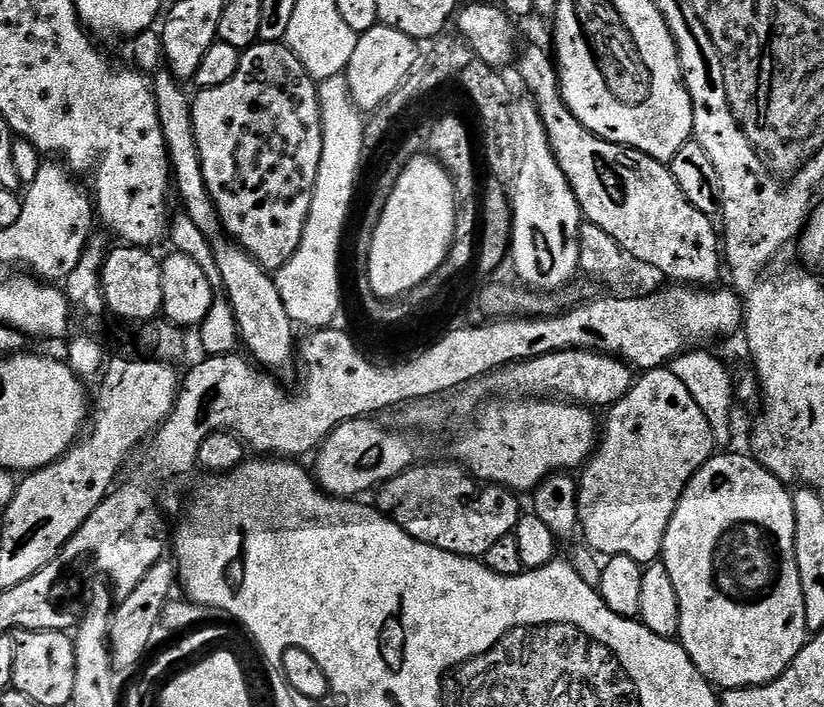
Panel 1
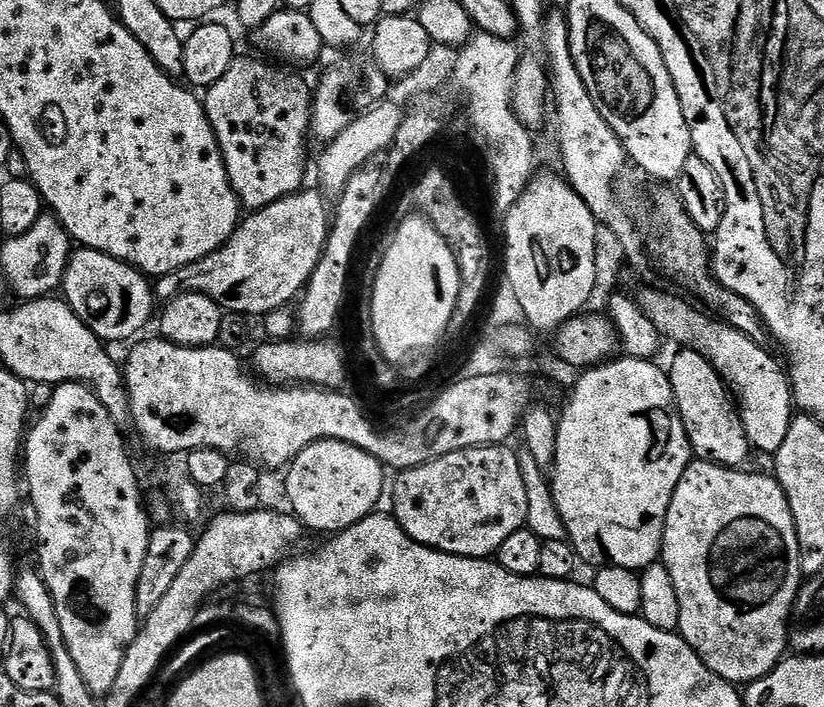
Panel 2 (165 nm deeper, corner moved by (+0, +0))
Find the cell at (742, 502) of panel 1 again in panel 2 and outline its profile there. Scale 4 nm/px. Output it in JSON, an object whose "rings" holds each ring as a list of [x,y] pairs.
{"rings":[[[693,459],[688,469],[682,474],[678,486],[674,490],[674,498],[668,507],[664,523],[664,546],[662,563],[674,582],[674,590],[678,590],[678,610],[680,611],[679,635],[702,658],[705,669],[713,677],[727,680],[729,684],[747,686],[761,680],[766,674],[776,669],[777,664],[785,659],[789,651],[788,634],[792,619],[792,608],[796,604],[796,595],[802,587],[800,574],[800,555],[798,554],[798,538],[794,530],[794,518],[790,514],[790,506],[782,486],[775,475],[763,476],[760,472],[744,472],[739,467],[727,468],[710,461]]]}

